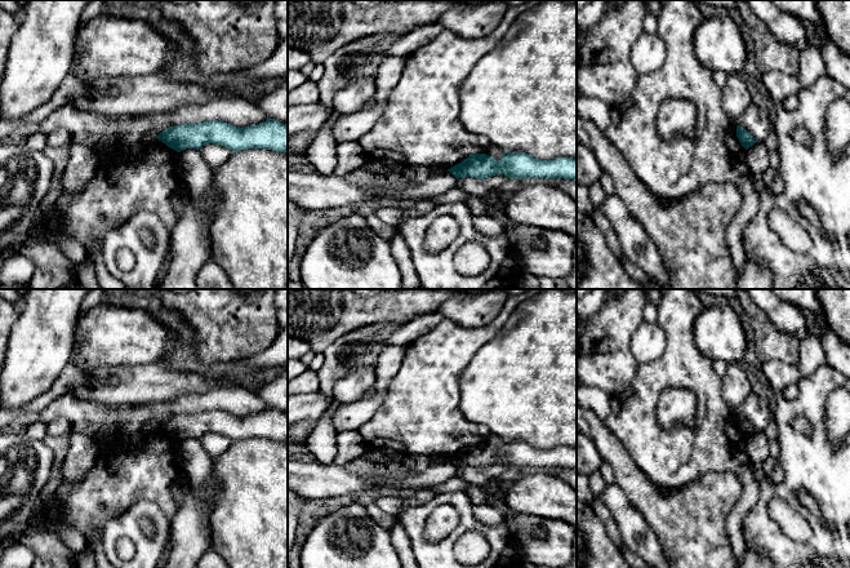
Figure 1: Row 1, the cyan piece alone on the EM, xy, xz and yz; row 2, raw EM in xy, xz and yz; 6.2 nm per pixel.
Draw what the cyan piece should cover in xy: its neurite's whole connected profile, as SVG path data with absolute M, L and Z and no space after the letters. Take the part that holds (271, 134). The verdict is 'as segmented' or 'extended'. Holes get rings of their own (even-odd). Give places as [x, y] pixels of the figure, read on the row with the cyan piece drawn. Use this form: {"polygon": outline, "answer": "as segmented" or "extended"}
{"polygon": "M273 119L246 128L219 120L181 124L166 128L156 138L177 152L199 150L208 143L224 146L232 152L248 148L288 152L288 125Z", "answer": "as segmented"}

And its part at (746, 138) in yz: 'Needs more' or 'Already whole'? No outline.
Already whole

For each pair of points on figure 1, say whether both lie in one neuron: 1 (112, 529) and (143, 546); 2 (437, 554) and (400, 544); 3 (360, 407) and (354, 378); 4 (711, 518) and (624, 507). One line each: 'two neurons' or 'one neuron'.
1: one neuron
2: two neurons
3: two neurons
4: two neurons

